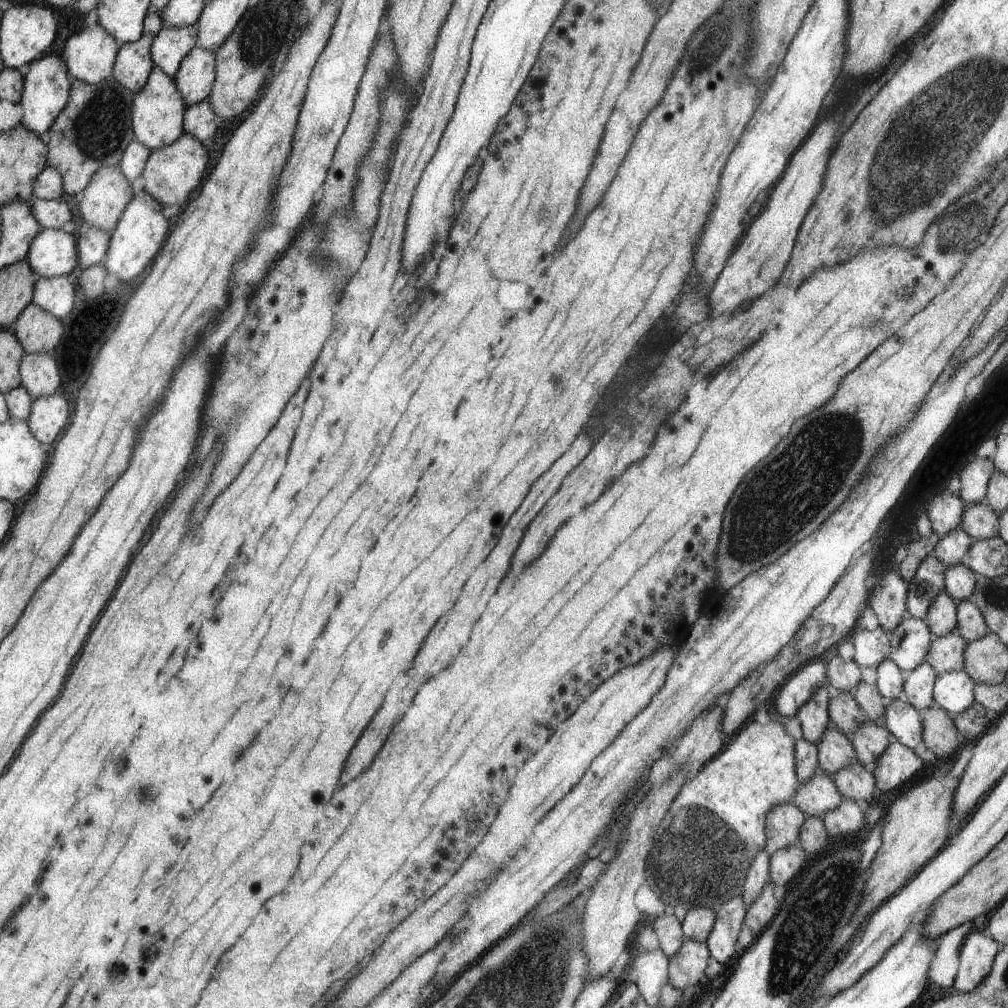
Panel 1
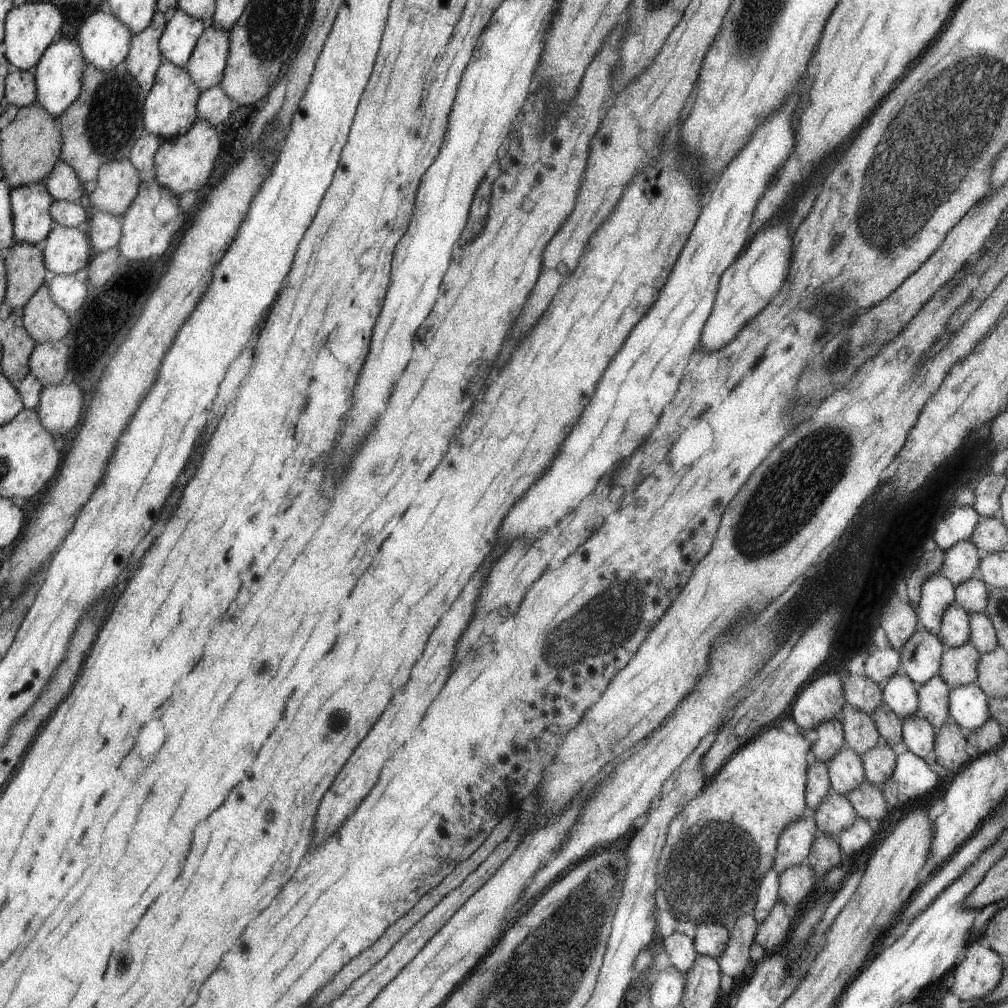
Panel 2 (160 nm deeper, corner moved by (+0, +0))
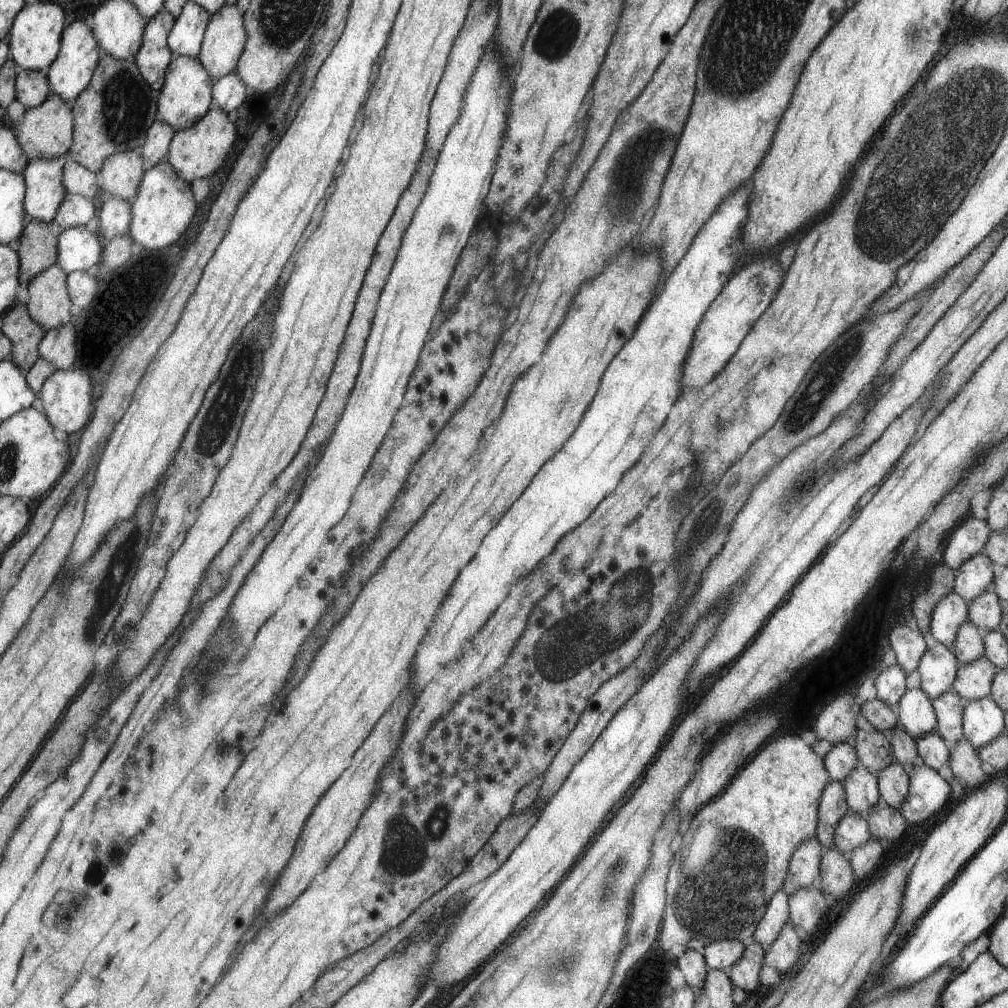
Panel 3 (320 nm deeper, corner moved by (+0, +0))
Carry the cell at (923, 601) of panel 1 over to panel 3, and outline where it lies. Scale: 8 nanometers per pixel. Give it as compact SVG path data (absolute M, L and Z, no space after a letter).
M952 592L944 597L931 616L932 636L951 649L958 627L969 620L968 603Z

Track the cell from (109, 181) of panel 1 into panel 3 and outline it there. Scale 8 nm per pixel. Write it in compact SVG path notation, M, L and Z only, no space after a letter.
M137 149L110 155L98 172L102 197L118 197L133 203L144 180L144 160Z

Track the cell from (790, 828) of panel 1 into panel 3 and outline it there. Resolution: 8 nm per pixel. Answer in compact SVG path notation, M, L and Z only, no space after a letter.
M817 838L809 839L797 848L782 888L788 896L804 887L816 886L817 877L821 874L821 860L826 851Z

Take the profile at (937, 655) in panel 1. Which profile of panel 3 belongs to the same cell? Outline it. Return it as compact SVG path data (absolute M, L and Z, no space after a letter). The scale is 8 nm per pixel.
M984 655L974 662L960 665L951 691L967 701L988 698L994 675L999 670Z

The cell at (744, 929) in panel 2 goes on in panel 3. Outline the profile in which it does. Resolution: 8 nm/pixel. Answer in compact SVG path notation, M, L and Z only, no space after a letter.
M753 941L746 945L742 958L731 966L731 979L736 988L741 988L744 992L754 992L758 990L760 981L758 974L762 970L765 962L765 950L758 943Z

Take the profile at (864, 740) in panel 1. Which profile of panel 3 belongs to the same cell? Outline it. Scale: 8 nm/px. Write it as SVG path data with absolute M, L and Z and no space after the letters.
M896 760L876 774L881 800L899 810L909 795L910 777L906 769Z

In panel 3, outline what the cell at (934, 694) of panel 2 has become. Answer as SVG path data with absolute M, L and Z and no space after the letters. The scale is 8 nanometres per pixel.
M948 690L932 701L936 716L936 732L951 748L963 738L963 712L967 700Z

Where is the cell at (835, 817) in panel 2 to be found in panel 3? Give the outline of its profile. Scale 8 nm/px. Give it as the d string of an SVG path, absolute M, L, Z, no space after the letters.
M848 810L836 827L833 843L835 844L834 848L850 861L851 854L872 838L867 818Z

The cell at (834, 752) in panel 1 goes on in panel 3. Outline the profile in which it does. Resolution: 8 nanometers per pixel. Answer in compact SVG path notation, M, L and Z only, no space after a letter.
M858 763L842 784L850 810L867 818L869 811L881 800L877 776L862 763Z

